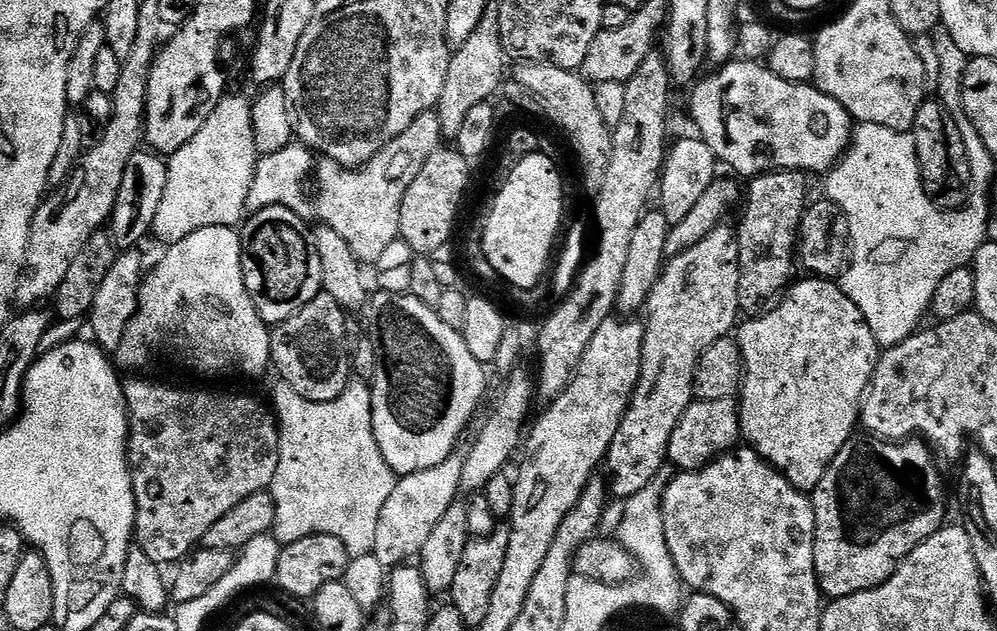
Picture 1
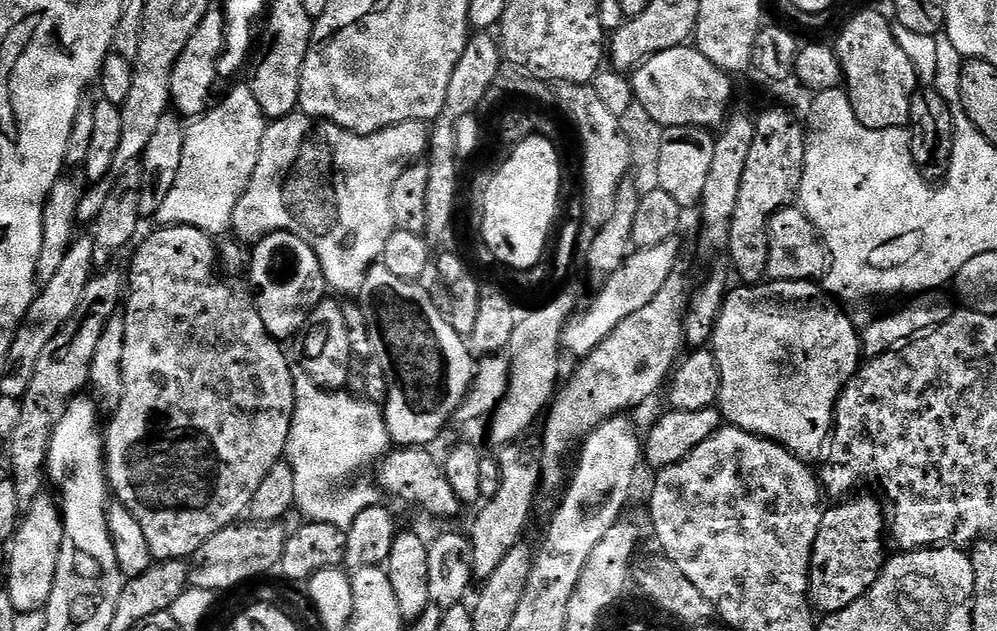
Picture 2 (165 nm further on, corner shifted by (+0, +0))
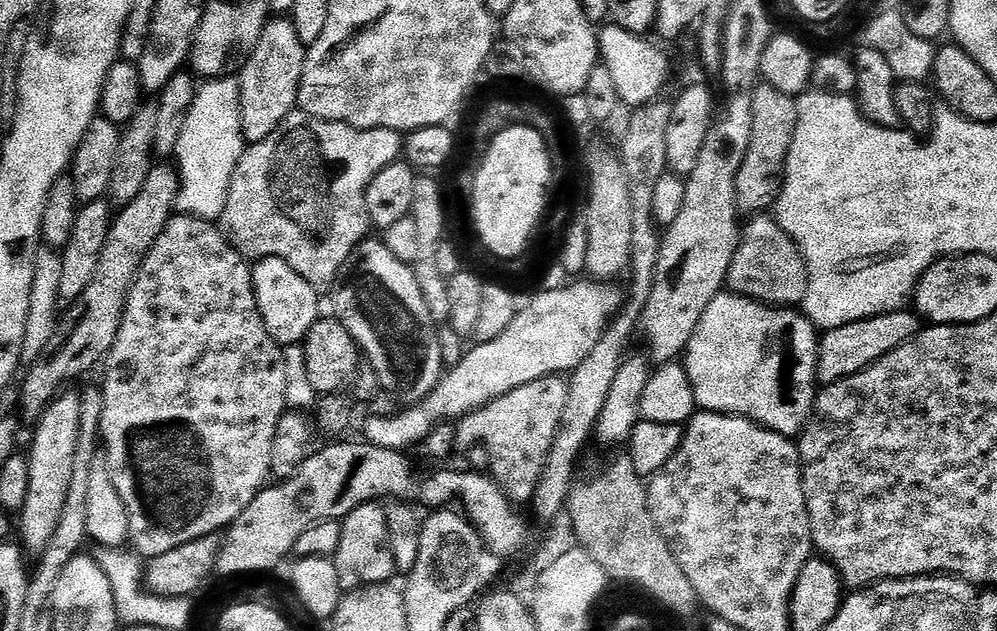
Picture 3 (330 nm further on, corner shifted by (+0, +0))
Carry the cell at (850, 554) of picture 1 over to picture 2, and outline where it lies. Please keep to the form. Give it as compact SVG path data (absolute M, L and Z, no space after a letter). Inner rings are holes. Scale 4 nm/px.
M855 496L833 503L836 504L833 508L823 509L818 526L818 538L814 538L814 550L808 571L808 598L813 609L820 614L841 612L846 610L846 606L858 602L858 598L862 598L862 594L866 594L870 586L874 586L874 582L880 576L880 571L884 569L886 559L886 553L884 553L884 540L886 544L885 505L879 499L876 501L872 496Z

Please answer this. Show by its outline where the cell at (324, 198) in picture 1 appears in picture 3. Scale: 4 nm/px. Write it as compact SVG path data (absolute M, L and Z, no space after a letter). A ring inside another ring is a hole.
M299 110L291 112L282 122L282 126L278 126L278 130L274 130L274 134L270 134L270 138L257 144L248 144L245 147L242 158L232 175L230 190L226 198L226 210L220 215L219 227L230 247L238 250L238 254L245 260L255 262L265 260L267 256L282 258L282 262L286 262L298 274L302 274L302 278L306 278L306 282L310 282L310 286L314 286L318 290L325 290L324 288L328 287L331 289L337 283L340 269L348 261L350 254L369 235L370 225L366 214L364 191L366 186L370 186L370 178L374 178L374 174L378 174L378 170L386 170L386 166L397 163L401 156L402 136L399 132L385 128L351 128L349 124L339 124L333 120L319 120L317 116L307 116L306 113Z

